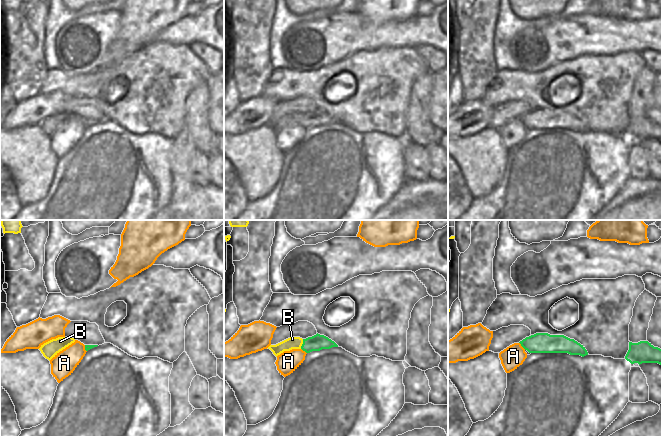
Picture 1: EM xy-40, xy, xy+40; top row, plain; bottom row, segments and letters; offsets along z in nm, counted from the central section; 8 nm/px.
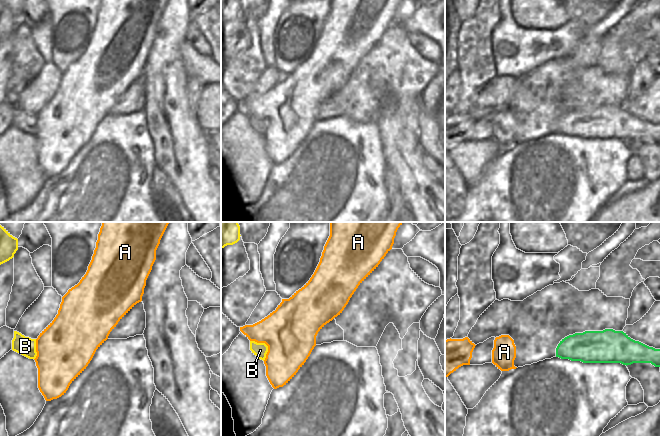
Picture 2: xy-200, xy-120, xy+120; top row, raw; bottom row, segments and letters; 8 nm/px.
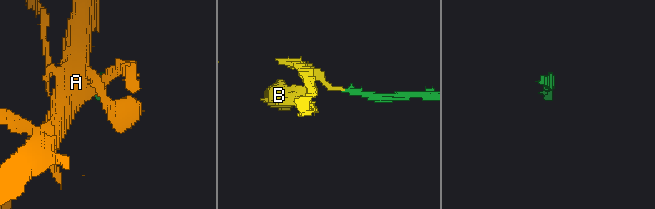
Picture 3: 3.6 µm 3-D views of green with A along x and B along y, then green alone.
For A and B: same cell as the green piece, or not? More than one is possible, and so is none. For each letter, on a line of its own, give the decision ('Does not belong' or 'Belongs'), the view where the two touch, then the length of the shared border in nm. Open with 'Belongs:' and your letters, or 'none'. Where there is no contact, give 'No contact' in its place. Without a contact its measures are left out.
Belongs: none
A: Does not belong. Touches green in xy+40. Shared border 80 nm
B: Does not belong. Touches green in xy. Shared border 80 nm

